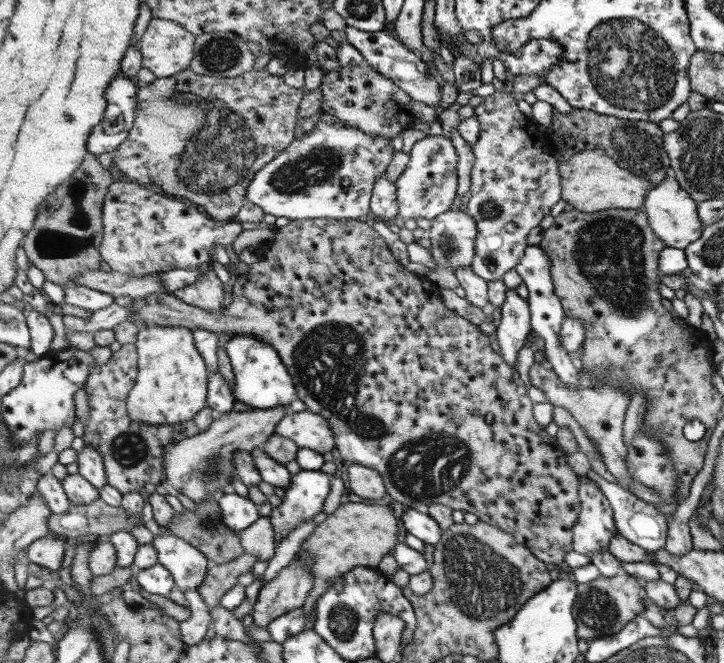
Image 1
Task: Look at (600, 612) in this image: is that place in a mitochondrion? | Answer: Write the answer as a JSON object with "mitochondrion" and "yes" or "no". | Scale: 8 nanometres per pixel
{"mitochondrion":"yes"}

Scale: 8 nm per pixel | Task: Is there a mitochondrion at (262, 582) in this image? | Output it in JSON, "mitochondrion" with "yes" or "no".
{"mitochondrion":"no"}

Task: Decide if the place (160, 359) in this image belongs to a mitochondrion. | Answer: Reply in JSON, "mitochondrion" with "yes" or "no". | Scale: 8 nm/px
{"mitochondrion":"no"}

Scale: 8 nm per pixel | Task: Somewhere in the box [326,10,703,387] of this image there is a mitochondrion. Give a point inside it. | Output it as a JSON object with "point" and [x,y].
{"point":[632,67]}

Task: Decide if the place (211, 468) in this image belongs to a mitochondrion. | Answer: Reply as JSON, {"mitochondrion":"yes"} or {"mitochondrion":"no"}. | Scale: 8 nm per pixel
{"mitochondrion":"yes"}

